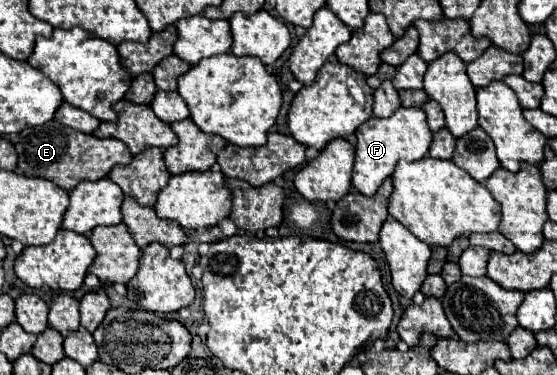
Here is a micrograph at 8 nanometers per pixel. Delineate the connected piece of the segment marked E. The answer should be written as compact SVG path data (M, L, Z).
M50 120L38 128L26 128L16 136L16 152L18 152L18 170L26 176L38 176L54 182L56 186L70 192L82 180L100 180L110 174L110 170L118 164L126 166L132 162L132 154L116 138L96 138L94 134L84 134L64 124Z

